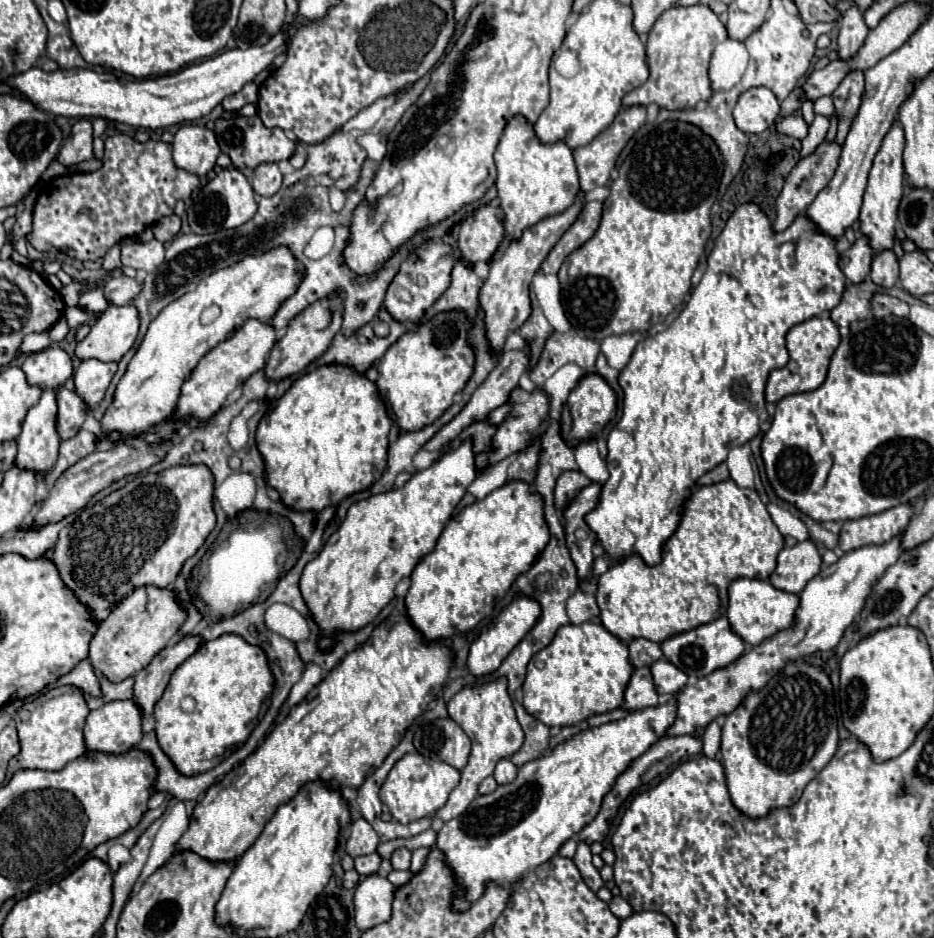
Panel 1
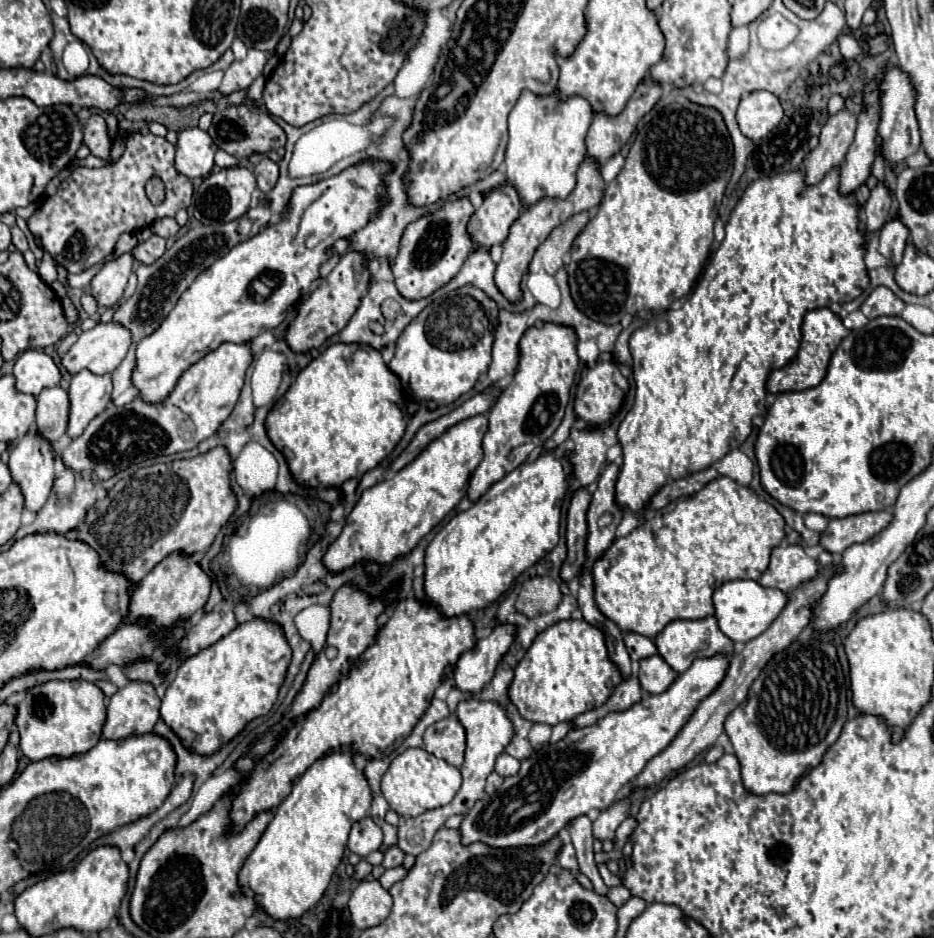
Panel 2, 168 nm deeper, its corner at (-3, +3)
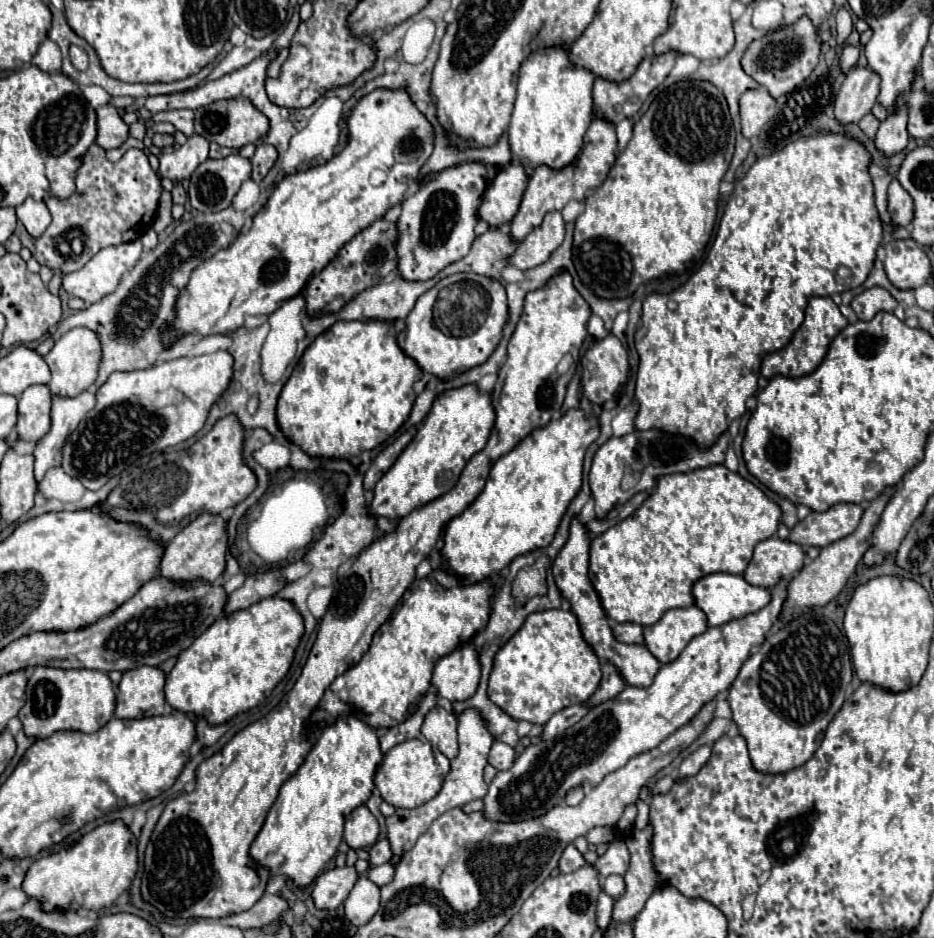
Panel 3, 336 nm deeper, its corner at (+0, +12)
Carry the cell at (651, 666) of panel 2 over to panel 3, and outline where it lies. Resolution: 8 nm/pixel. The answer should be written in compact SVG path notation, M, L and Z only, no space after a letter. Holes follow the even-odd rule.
M574 519L572 527L570 527L570 539L552 563L554 581L556 581L562 597L570 603L570 611L576 615L576 619L580 623L580 629L582 629L582 635L590 643L594 653L598 655L600 663L606 663L606 661L612 663L618 669L618 673L622 675L626 685L648 687L654 681L654 675L658 673L660 663L656 661L656 657L644 645L626 645L626 643L618 643L614 639L612 629L608 625L608 617L602 611L602 603L598 603L598 593L594 591L594 585L590 583L588 549L590 549L590 537L586 533L586 527L584 527L584 523Z

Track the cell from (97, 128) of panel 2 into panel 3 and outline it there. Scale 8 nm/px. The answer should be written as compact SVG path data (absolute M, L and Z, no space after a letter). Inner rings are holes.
M104 105L98 113L98 139L96 143L104 149L118 149L128 139L128 125L116 107Z

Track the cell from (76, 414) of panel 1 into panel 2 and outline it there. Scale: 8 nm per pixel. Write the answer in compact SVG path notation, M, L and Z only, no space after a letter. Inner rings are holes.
M61 386L43 390L37 396L37 428L45 440L57 442L69 426L69 394Z

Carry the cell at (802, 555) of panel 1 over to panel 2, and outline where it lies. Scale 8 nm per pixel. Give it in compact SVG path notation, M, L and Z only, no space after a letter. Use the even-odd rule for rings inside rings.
M801 544L777 546L771 554L769 568L761 576L761 584L769 588L779 588L789 594L799 588L803 582L815 580L819 574L819 564L811 558Z

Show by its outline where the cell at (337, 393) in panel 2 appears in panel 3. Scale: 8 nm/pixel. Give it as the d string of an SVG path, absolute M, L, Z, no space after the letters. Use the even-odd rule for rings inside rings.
M364 319L364 321L336 321L328 331L318 335L296 363L278 399L278 423L282 431L312 457L340 457L350 459L362 451L376 449L382 441L386 425L394 431L408 419L416 393L414 383L422 377L418 363L408 357L396 339L392 321Z

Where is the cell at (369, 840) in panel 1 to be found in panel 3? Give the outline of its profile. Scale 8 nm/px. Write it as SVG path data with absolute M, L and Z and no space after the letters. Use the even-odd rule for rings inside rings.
M360 805L358 809L354 809L352 815L346 819L344 841L352 849L374 845L376 839L378 839L378 833L380 833L378 821L366 805Z

